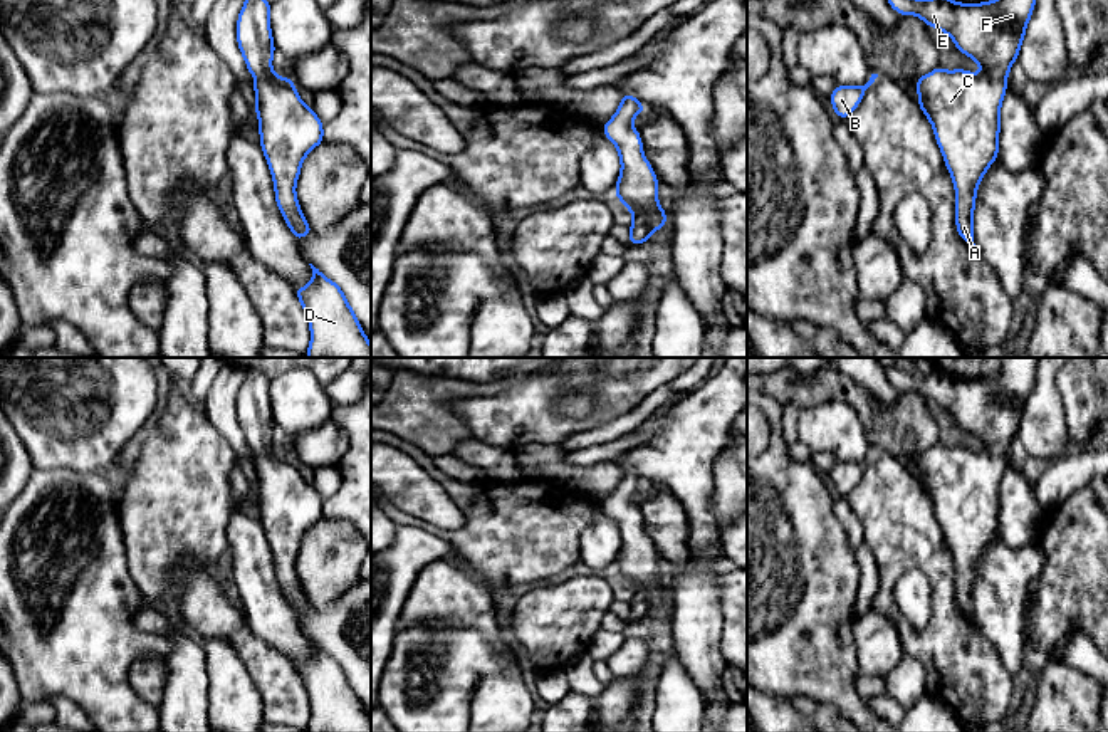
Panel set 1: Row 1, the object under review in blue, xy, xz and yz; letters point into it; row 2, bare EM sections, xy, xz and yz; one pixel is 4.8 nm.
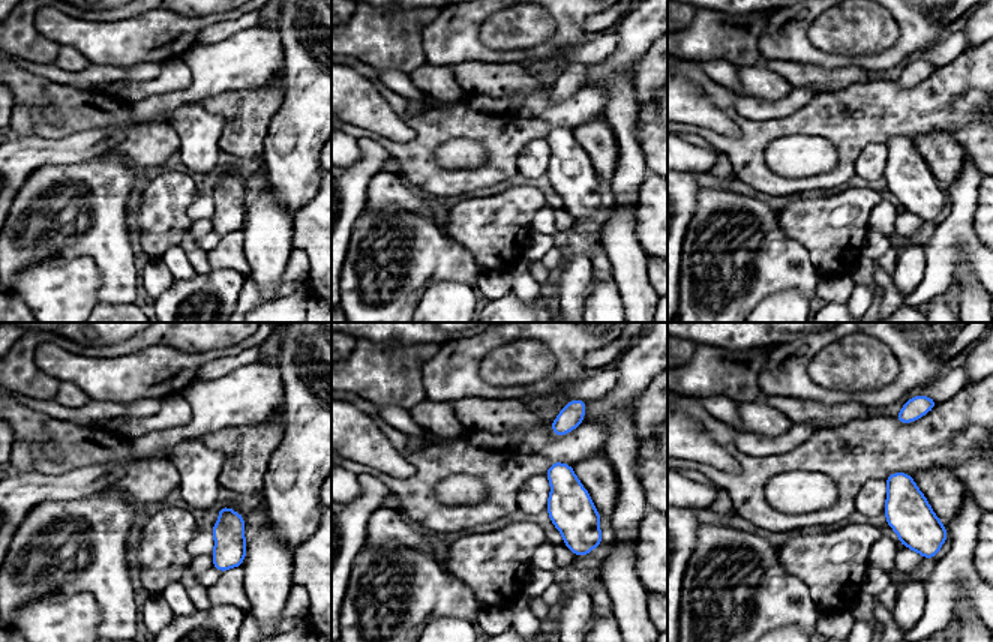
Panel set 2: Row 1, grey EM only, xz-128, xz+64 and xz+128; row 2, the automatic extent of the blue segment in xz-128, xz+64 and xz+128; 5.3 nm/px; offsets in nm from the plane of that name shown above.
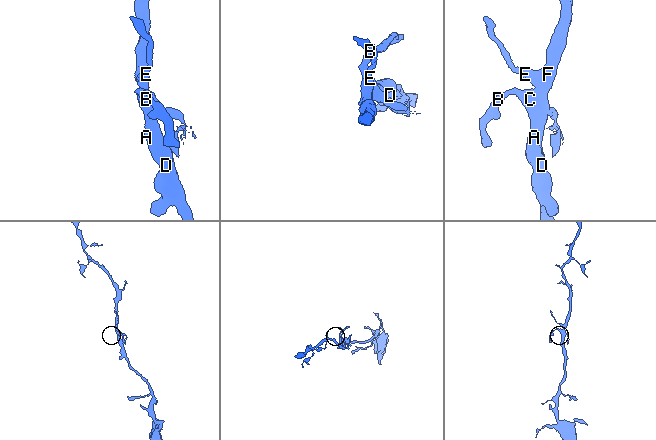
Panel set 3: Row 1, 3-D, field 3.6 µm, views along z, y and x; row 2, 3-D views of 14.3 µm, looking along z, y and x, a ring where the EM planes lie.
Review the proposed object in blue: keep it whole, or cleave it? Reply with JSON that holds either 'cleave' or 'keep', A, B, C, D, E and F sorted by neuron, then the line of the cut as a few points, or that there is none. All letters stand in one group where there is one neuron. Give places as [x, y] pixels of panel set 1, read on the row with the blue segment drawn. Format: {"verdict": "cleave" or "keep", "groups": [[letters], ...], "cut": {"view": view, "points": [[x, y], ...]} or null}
{"verdict": "keep", "groups": [["A", "B", "C", "D", "E", "F"]], "cut": null}

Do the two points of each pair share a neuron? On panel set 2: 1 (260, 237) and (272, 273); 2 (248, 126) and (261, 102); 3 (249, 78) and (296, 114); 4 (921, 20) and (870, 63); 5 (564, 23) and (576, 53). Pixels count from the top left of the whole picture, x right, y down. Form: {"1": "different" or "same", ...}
{"1": "same", "2": "same", "3": "different", "4": "same", "5": "different"}

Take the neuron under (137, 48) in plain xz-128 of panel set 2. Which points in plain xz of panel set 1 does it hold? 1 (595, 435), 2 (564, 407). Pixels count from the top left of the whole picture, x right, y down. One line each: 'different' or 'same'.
1: different
2: different

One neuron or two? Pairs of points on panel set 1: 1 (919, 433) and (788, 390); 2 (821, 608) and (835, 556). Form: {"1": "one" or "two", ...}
{"1": "one", "2": "one"}

